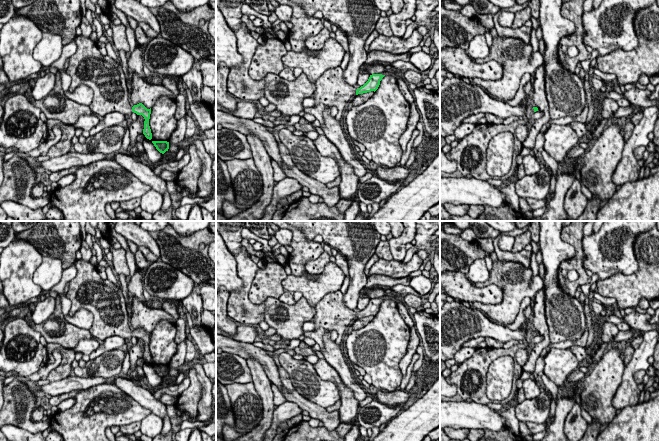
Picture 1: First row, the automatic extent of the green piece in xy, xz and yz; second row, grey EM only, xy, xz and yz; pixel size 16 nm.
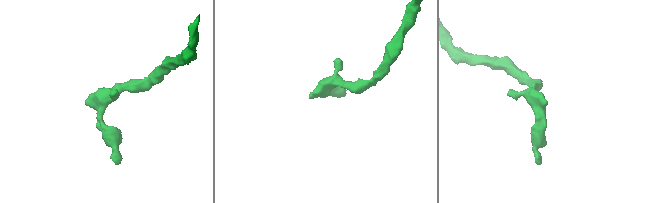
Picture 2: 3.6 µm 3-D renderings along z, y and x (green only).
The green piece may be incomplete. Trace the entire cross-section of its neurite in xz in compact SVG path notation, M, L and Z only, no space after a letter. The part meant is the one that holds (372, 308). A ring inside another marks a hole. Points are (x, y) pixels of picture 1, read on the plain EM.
M340 290L328 293L315 306L316 313L313 317L314 330L319 327L325 330L335 330L338 334L335 343L338 346L342 346L346 328L355 319L371 315L375 316L384 300L382 298L372 298L363 310L356 313L345 306L343 293Z

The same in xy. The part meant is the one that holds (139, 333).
M82 259L76 260L75 266L77 275L69 282L69 288L66 297L71 300L71 308L69 315L73 316L78 310L86 309L93 314L93 324L89 329L90 333L100 339L105 340L110 336L119 336L129 341L132 336L142 339L145 343L143 358L149 364L152 363L152 357L149 350L151 332L147 333L142 327L130 329L129 318L126 309L126 302L122 290L108 279L103 280L97 270L90 261Z

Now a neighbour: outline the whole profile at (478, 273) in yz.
M481 258L473 261L466 276L473 283L483 283L488 280L489 274L486 262Z

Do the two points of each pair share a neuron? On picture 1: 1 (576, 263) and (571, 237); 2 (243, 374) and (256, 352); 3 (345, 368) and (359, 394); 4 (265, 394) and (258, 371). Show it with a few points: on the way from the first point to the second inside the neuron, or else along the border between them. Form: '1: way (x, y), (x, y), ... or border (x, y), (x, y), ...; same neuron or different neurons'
1: way (578, 257), (578, 246), (576, 243); same neuron
2: border (226, 351), (238, 354), (245, 359); different neurons
3: way (346, 374), (347, 378), (356, 388); same neuron
4: way (264, 388), (259, 377); same neuron

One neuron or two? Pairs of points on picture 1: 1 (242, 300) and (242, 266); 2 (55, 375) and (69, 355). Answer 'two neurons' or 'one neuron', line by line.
1: one neuron
2: one neuron

